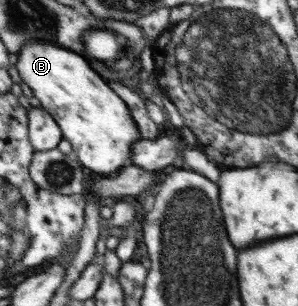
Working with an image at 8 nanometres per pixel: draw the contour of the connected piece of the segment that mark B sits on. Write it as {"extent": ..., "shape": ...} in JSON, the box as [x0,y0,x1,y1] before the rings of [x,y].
{"extent":[16,35,141,175],"shape":[[[34,35],[17,54],[16,68],[23,82],[51,113],[62,129],[62,138],[71,143],[73,154],[89,173],[113,175],[132,164],[133,144],[141,139],[139,127],[129,106],[93,72],[83,56],[57,43],[37,42]]]}

